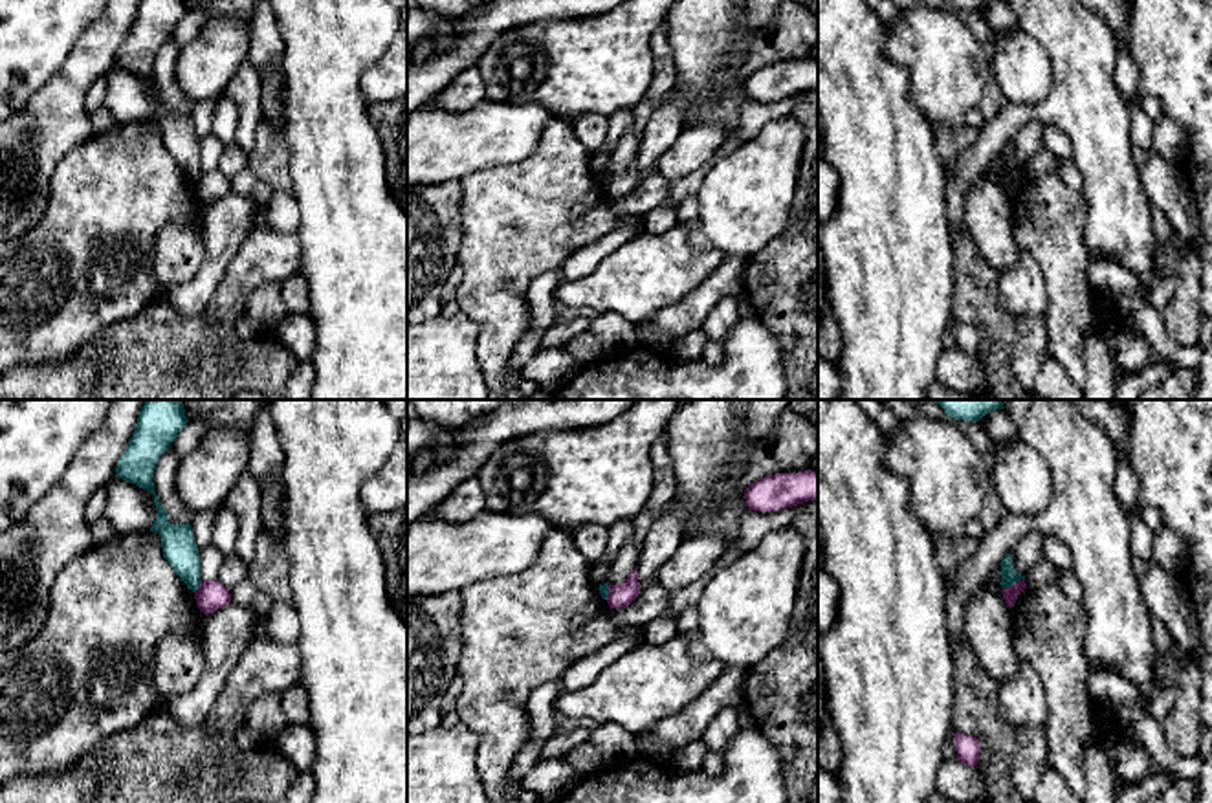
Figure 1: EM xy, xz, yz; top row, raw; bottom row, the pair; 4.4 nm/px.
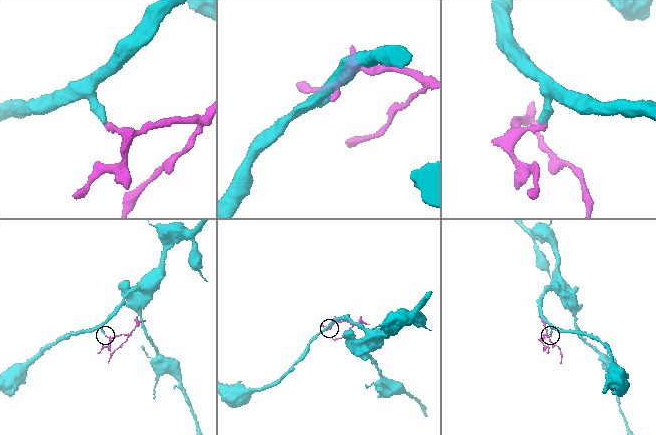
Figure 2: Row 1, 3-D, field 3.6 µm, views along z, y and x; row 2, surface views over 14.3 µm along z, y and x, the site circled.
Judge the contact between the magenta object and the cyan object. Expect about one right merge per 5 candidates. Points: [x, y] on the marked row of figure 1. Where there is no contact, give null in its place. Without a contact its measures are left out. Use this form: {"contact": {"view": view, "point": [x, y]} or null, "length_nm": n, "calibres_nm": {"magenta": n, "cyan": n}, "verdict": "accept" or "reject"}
{"contact": {"view": "yz", "point": [1014, 585]}, "length_nm": 110, "calibres_nm": {"magenta": 70, "cyan": 80}, "verdict": "reject"}

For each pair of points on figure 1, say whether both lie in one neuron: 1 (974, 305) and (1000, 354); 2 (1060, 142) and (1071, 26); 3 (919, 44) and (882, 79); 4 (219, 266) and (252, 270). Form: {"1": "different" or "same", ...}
{"1": "same", "2": "different", "3": "different", "4": "different"}

